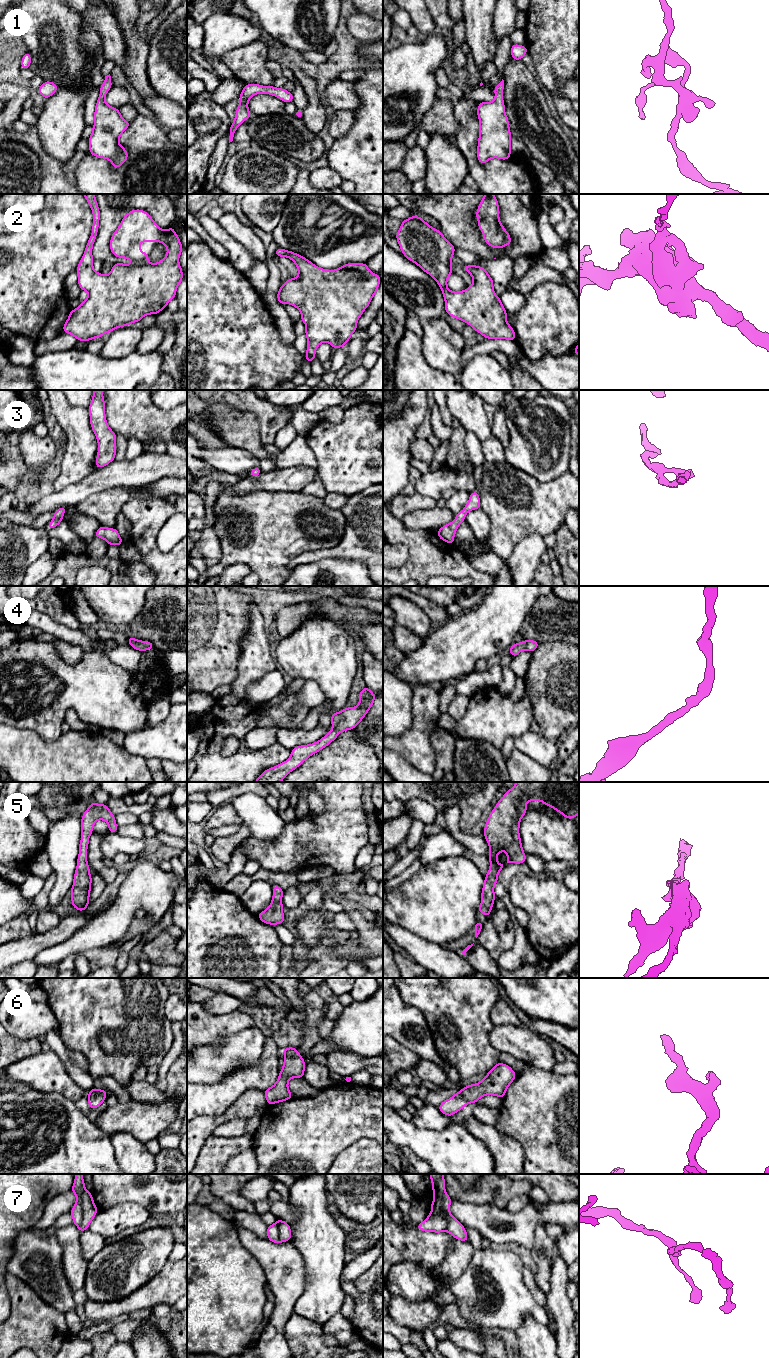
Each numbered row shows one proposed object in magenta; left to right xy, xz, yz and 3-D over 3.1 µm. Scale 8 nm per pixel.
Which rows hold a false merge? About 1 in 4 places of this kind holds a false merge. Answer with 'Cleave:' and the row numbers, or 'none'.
Cleave: 7

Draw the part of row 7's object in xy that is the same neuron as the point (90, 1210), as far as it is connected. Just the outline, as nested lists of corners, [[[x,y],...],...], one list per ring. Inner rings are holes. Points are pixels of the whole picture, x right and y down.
[[[84,1191],[81,1202],[83,1209],[83,1219],[81,1224],[78,1226],[80,1233],[89,1228],[91,1221],[94,1219],[98,1212],[98,1208],[94,1204],[93,1196],[90,1191]]]

